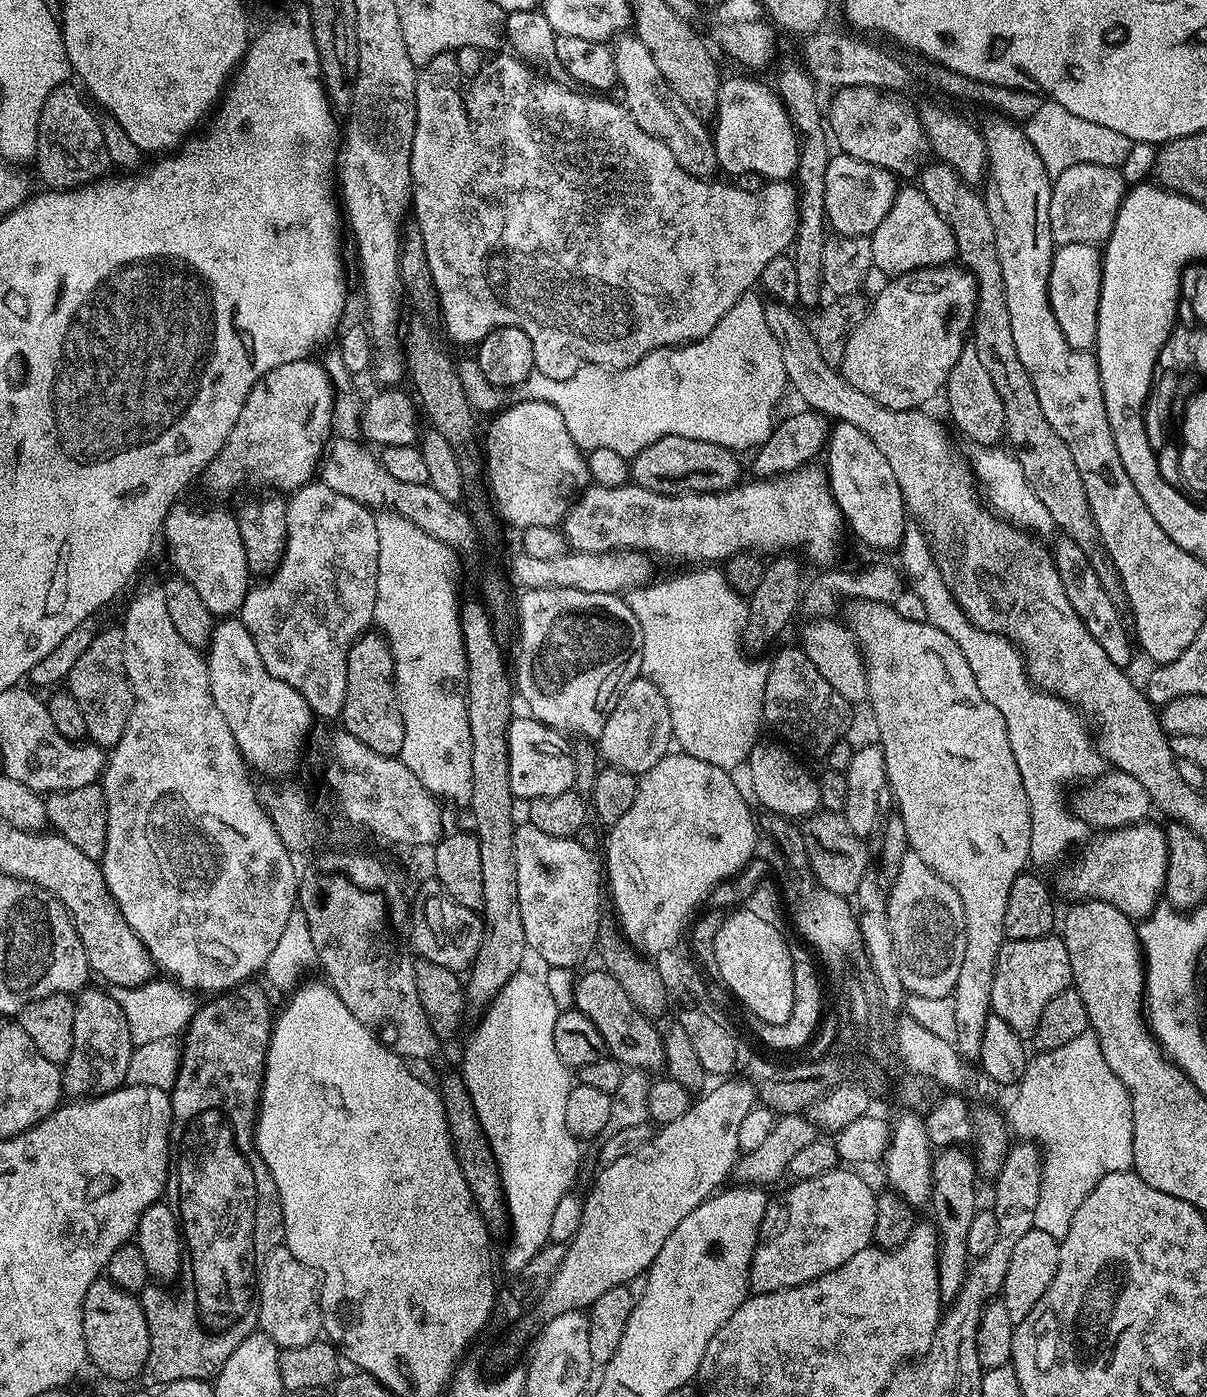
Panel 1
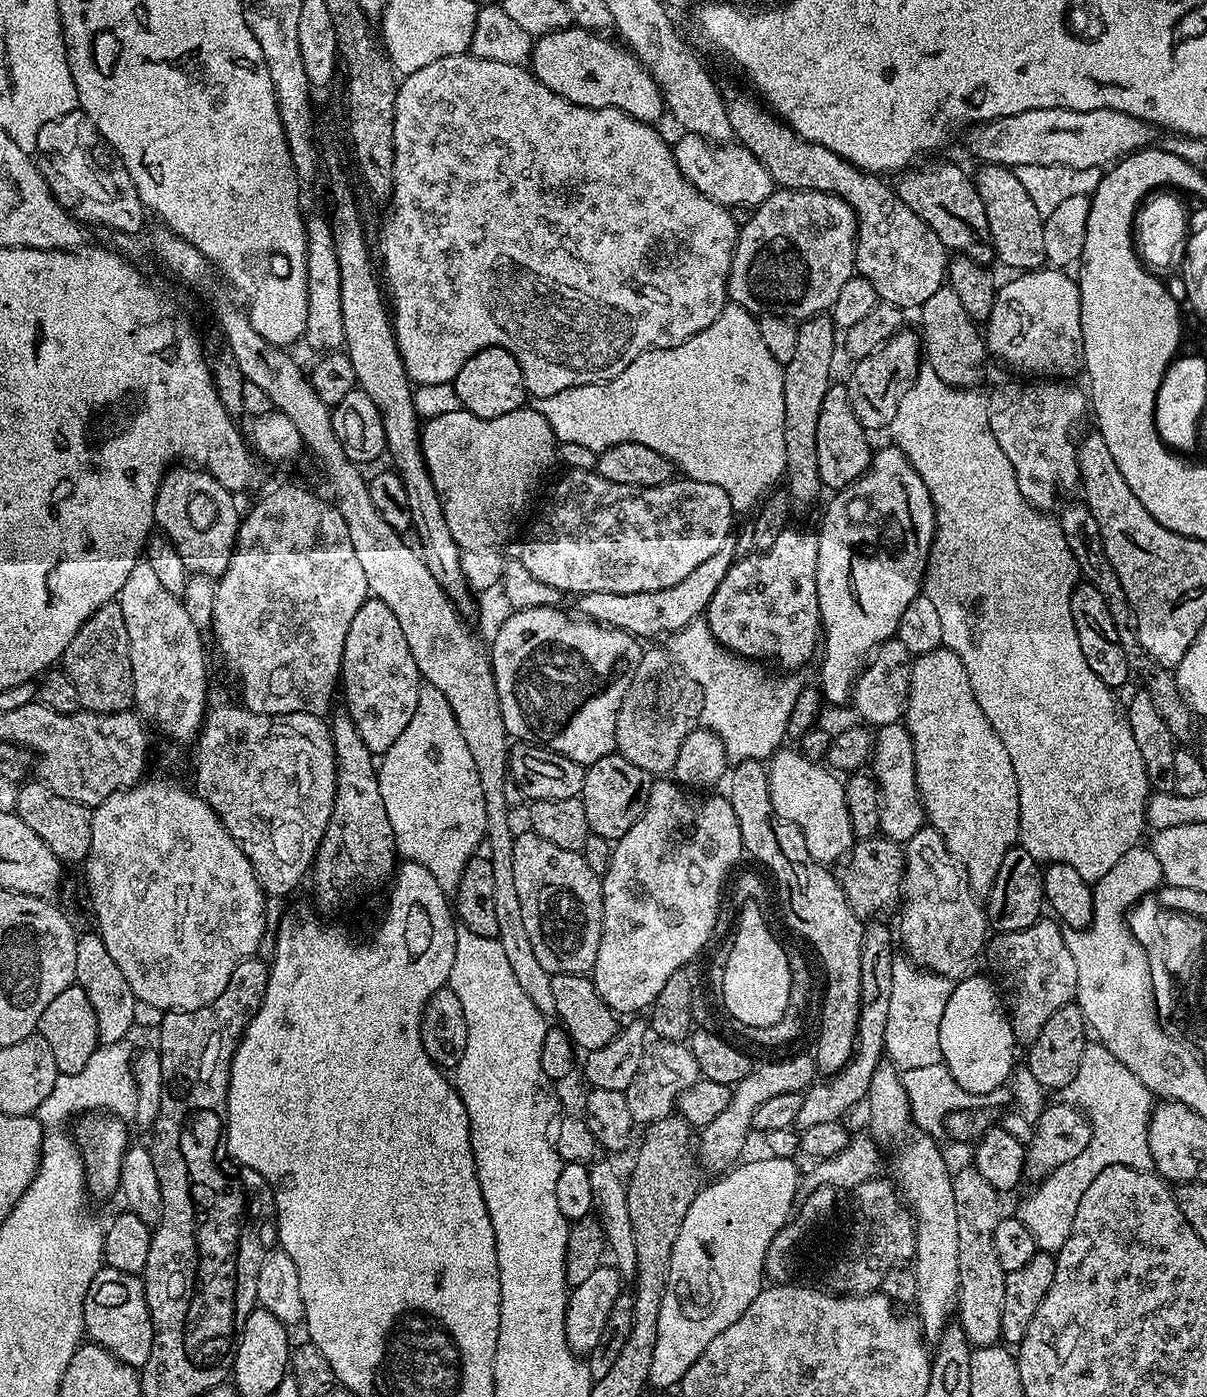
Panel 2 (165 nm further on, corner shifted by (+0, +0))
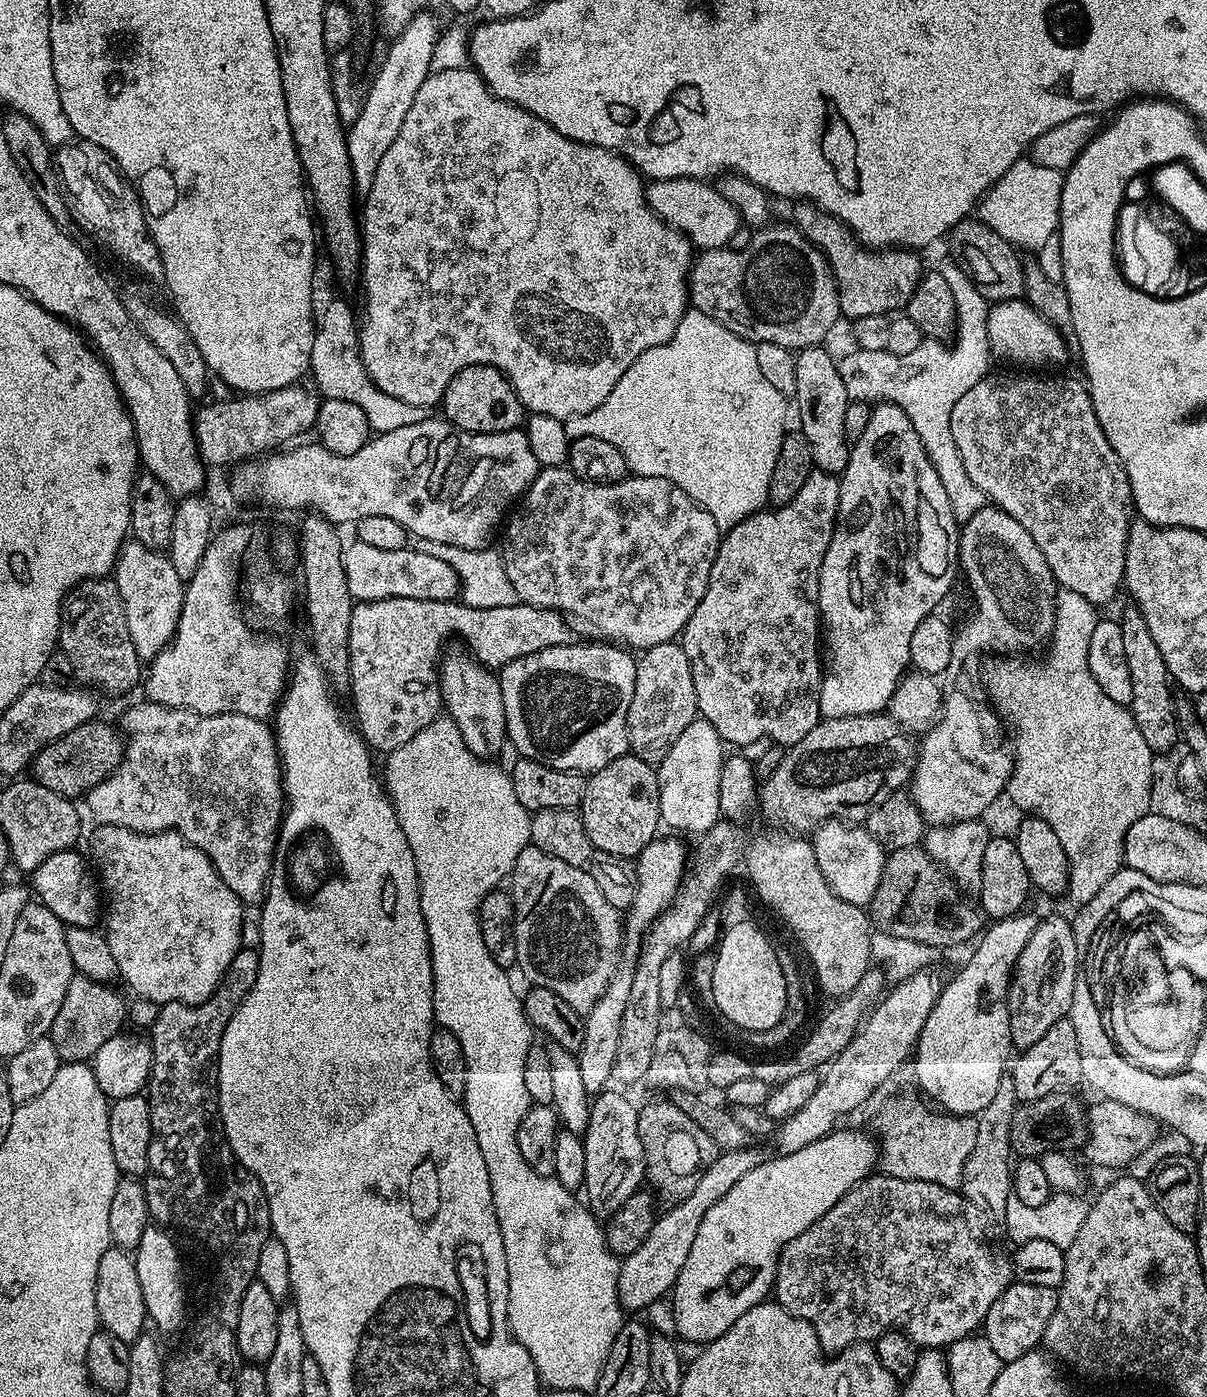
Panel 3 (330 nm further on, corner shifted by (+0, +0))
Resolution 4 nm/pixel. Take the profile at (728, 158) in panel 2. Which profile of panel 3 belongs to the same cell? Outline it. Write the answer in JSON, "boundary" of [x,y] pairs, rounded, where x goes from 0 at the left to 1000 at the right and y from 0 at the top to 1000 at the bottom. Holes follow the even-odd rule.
{"boundary":[[[571,126],[542,129],[534,134],[534,141],[542,154],[548,155],[556,163],[567,167],[577,178],[598,178],[607,174],[606,168],[615,163],[615,158],[611,150],[600,141],[599,137],[588,132]]]}

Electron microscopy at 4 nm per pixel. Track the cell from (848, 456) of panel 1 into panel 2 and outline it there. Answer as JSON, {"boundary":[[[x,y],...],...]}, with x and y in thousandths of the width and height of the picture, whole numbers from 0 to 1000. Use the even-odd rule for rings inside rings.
{"boundary":[[[688,274],[681,286],[678,298],[678,339],[684,350],[695,351],[716,340],[722,331],[723,319],[719,319],[720,310],[706,296],[703,278],[698,275]]]}

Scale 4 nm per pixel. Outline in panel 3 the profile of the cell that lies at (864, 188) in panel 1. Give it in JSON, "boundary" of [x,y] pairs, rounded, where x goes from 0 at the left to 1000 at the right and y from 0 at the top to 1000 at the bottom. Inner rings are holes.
{"boundary":[[[637,160],[629,164],[626,169],[612,180],[610,176],[587,178],[581,180],[573,187],[570,196],[570,213],[577,223],[592,228],[601,236],[611,239],[616,243],[628,247],[642,245],[657,251],[682,247],[688,233],[697,228],[694,219],[693,200],[686,186],[666,170],[663,164],[653,160]]]}

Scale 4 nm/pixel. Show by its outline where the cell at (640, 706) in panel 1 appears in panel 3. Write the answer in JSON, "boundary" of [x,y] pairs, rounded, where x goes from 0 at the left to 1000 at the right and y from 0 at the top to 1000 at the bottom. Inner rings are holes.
{"boundary":[[[554,460],[536,465],[527,477],[525,500],[522,500],[520,509],[520,535],[523,540],[543,548],[552,542],[565,523],[577,513],[575,482],[572,482],[572,473],[566,463]]]}

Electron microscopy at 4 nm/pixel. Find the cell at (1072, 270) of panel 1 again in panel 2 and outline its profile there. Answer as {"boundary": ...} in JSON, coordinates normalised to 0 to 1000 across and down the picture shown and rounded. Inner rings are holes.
{"boundary":[[[866,190],[852,193],[843,200],[835,200],[825,207],[822,224],[817,230],[817,249],[829,255],[842,266],[849,266],[852,271],[888,271],[898,260],[898,243],[895,233],[895,204],[884,198],[885,195]]]}

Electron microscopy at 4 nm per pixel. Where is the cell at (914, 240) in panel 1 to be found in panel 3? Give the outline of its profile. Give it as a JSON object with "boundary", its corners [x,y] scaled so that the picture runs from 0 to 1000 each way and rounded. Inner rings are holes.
{"boundary":[[[663,145],[657,149],[659,150],[655,157],[659,162],[686,186],[693,200],[697,227],[707,230],[718,225],[736,226],[751,221],[752,215],[757,210],[764,197],[762,186],[759,184],[761,183],[758,180],[717,178],[701,160],[676,146]]]}

